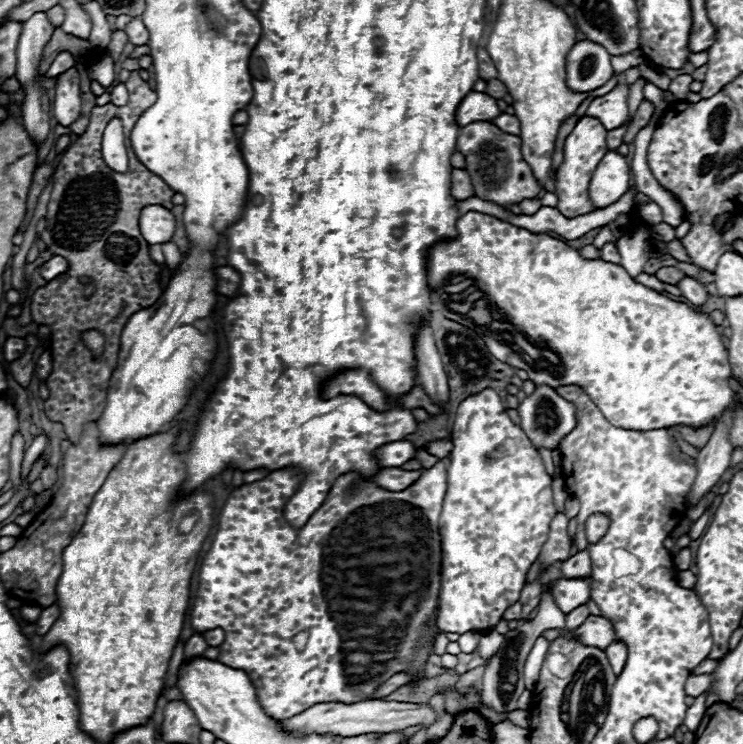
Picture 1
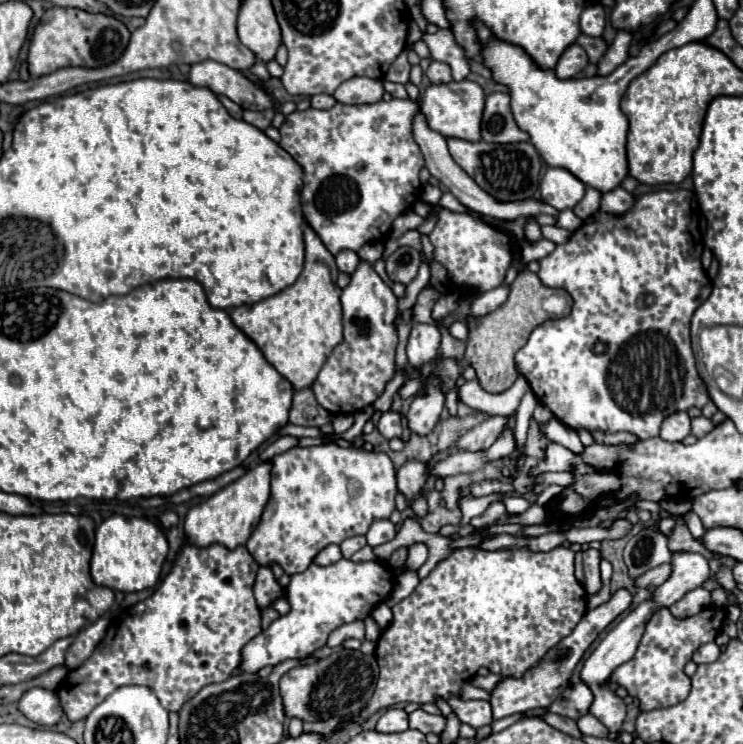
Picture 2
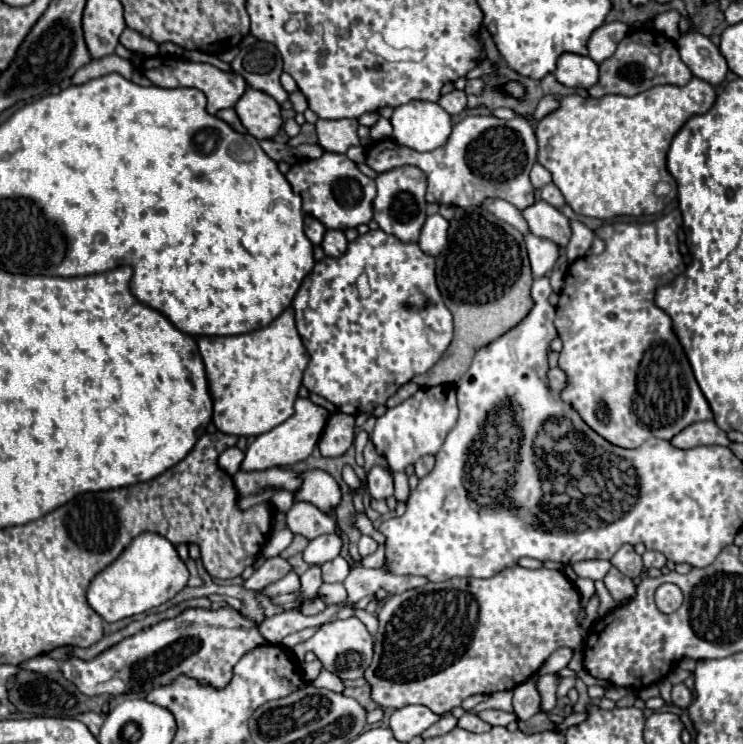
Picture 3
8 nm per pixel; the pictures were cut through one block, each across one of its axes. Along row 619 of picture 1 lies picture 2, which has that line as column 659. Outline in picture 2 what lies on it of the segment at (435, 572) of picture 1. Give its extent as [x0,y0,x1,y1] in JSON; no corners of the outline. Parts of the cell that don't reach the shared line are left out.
[516,190,712,440]

